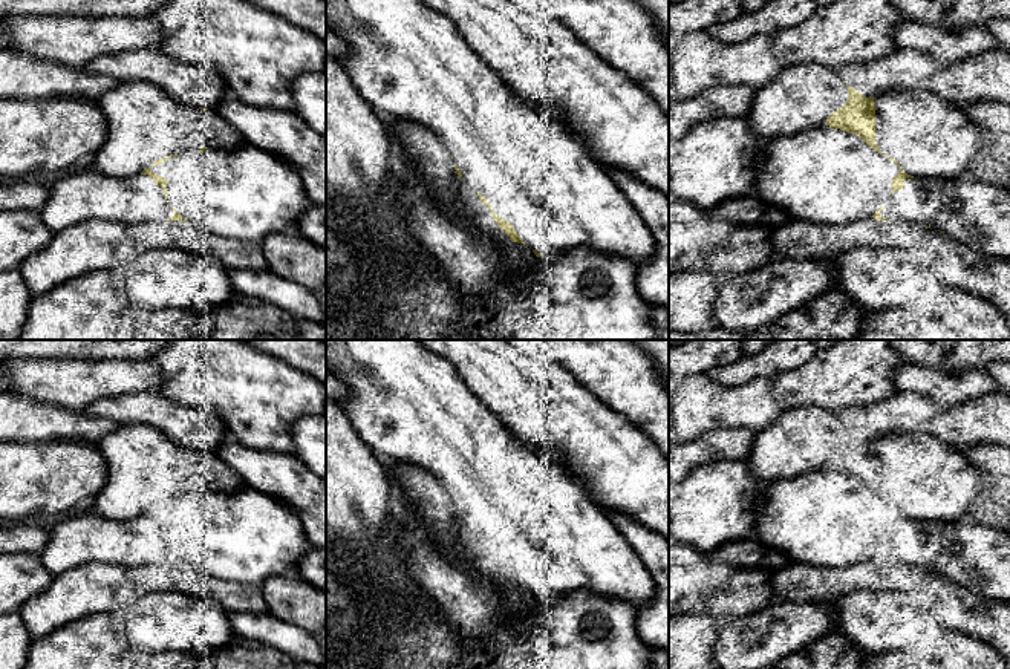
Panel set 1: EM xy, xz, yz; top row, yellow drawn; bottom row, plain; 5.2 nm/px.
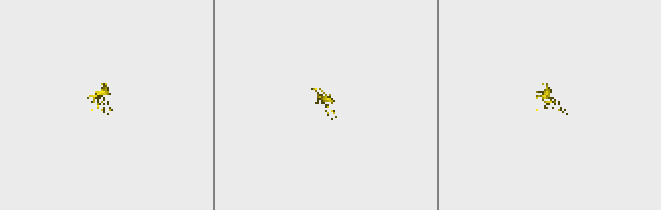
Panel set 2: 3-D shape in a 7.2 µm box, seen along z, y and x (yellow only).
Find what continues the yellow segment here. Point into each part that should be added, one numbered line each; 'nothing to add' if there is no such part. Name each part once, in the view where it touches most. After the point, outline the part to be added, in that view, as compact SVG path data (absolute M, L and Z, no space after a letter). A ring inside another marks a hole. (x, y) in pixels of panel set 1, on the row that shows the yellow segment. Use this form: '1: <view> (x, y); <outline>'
1: yz (824, 175); M823 124L805 132L764 139L756 161L753 193L770 207L787 210L791 219L823 225L846 224L871 217L880 205L888 204L891 179L898 170L895 162L871 148L858 135Z

